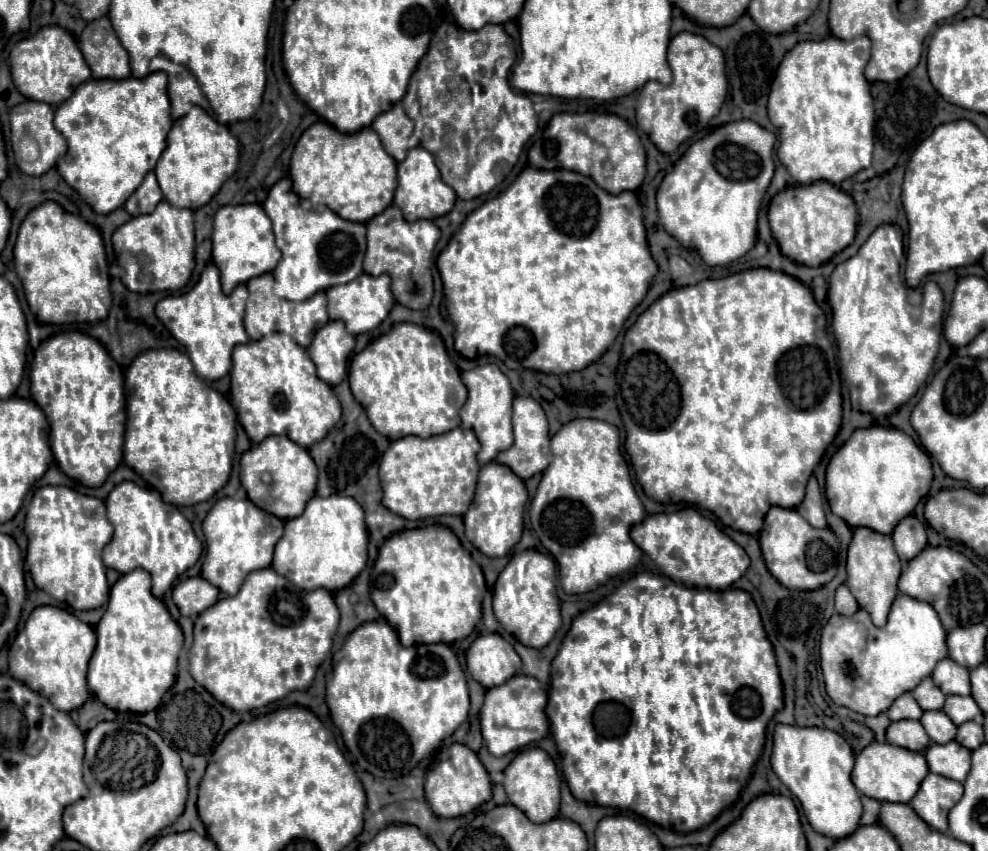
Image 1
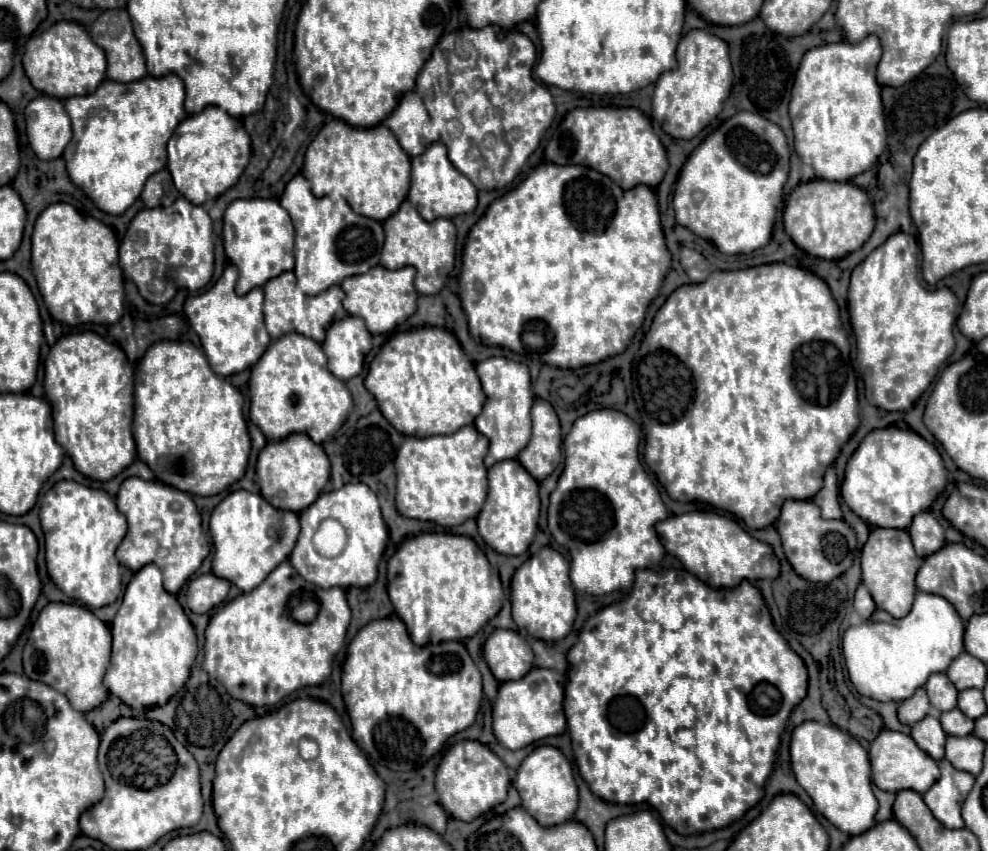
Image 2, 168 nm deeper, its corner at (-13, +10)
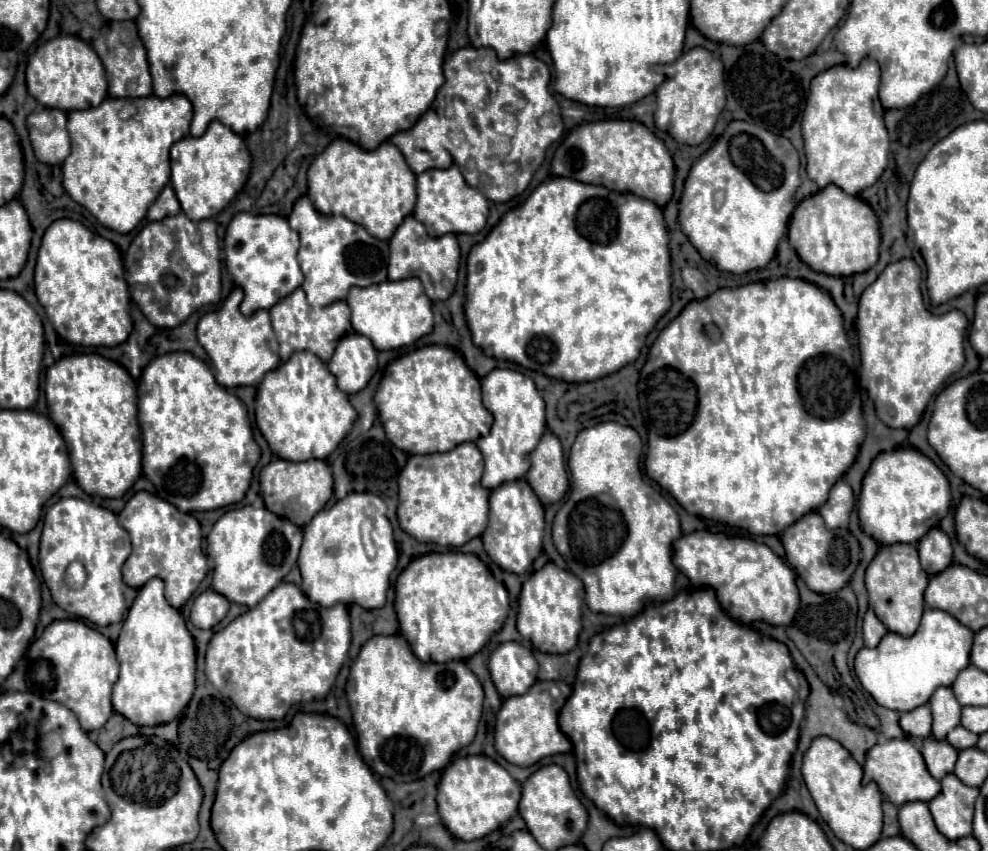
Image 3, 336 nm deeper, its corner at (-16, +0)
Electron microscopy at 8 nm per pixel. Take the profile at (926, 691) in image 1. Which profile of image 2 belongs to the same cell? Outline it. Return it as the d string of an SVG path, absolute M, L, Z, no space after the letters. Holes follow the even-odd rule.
M937 673L931 675L925 683L925 691L929 695L931 705L939 711L951 711L957 705L957 689L953 687L953 683L949 683L949 677L945 673Z

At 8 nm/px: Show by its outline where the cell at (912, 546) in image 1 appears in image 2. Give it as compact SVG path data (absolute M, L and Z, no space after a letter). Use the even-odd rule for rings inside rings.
M929 511L915 515L909 527L909 535L913 539L913 545L919 557L929 557L933 555L933 551L939 551L945 545L943 527Z

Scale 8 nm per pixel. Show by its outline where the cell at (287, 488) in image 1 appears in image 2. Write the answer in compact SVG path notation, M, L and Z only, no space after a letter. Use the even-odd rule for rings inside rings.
M293 433L285 441L267 443L257 459L257 485L261 495L277 509L299 513L309 507L329 481L329 459L321 445L303 433Z

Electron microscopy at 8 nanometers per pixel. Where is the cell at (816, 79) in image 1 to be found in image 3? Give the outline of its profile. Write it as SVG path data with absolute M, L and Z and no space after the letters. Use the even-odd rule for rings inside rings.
M862 59L860 67L852 69L848 65L834 65L820 71L810 83L810 95L806 101L802 117L802 139L806 151L806 173L818 187L836 185L848 195L858 195L862 189L874 185L888 165L888 131L884 125L884 107L878 99L880 67L874 59Z

